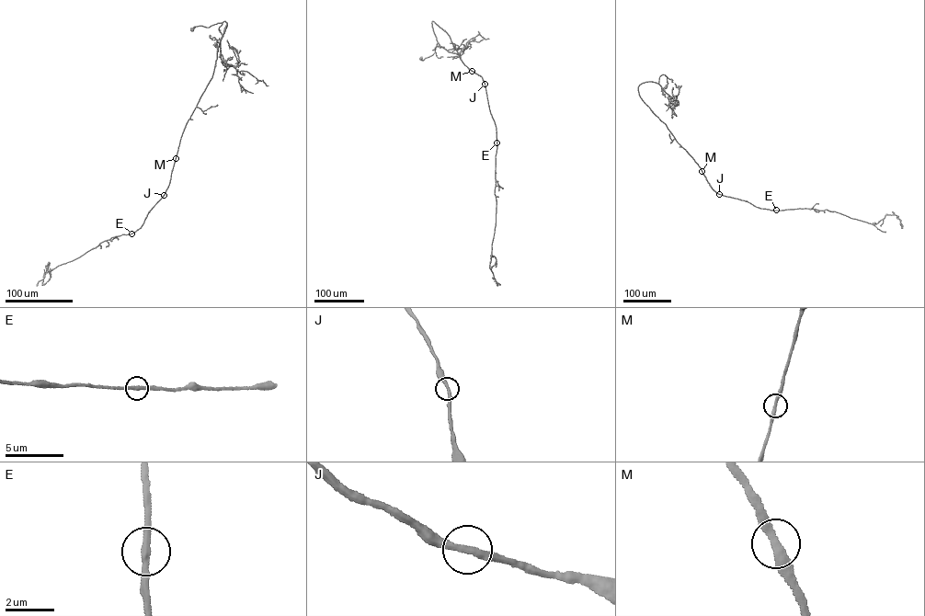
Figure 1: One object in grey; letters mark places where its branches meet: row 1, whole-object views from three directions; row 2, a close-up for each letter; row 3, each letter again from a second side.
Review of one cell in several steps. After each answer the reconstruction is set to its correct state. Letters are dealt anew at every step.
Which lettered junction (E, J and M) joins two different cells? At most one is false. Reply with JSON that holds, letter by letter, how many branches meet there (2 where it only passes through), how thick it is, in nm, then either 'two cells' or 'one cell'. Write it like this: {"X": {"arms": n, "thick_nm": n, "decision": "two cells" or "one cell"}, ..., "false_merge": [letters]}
{"E": {"arms": 2, "thick_nm": 280, "decision": "one cell"}, "J": {"arms": 2, "thick_nm": 280, "decision": "one cell"}, "M": {"arms": 2, "thick_nm": 320, "decision": "one cell"}, "false_merge": []}

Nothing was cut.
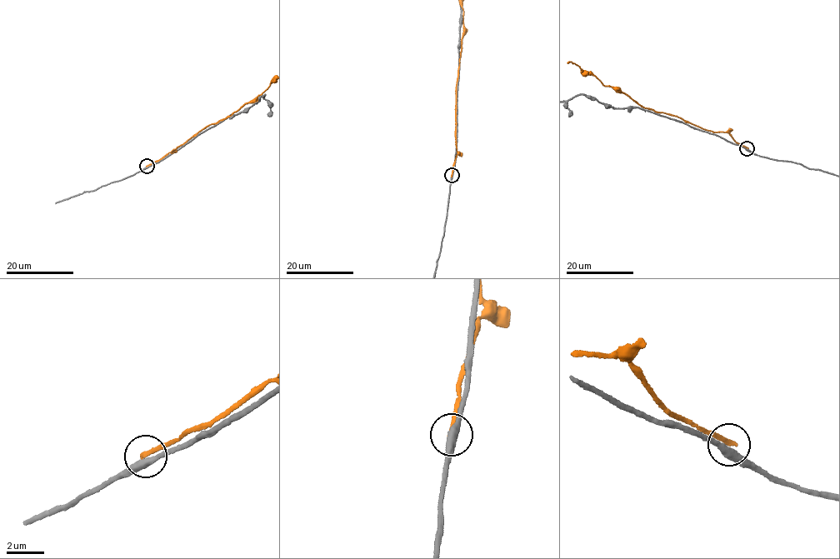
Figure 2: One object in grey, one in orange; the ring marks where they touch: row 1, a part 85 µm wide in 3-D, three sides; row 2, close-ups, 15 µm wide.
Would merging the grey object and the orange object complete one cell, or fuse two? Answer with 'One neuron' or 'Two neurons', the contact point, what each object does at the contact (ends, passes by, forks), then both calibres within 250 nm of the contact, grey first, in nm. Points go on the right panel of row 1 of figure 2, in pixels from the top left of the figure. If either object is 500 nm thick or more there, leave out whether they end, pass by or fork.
Two neurons. Place: (747, 148). At the ring grey passes by. At the ring orange ends. Thickness 400 nm (grey) against 260 nm

